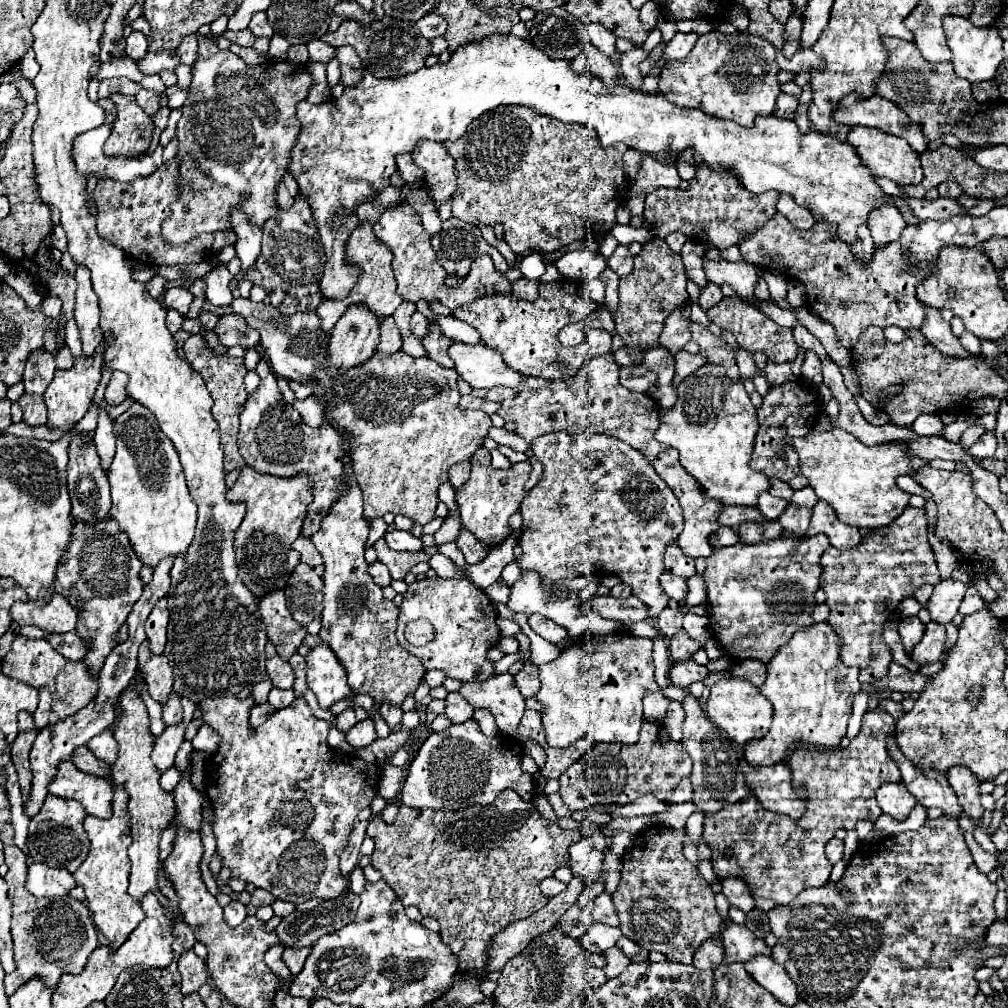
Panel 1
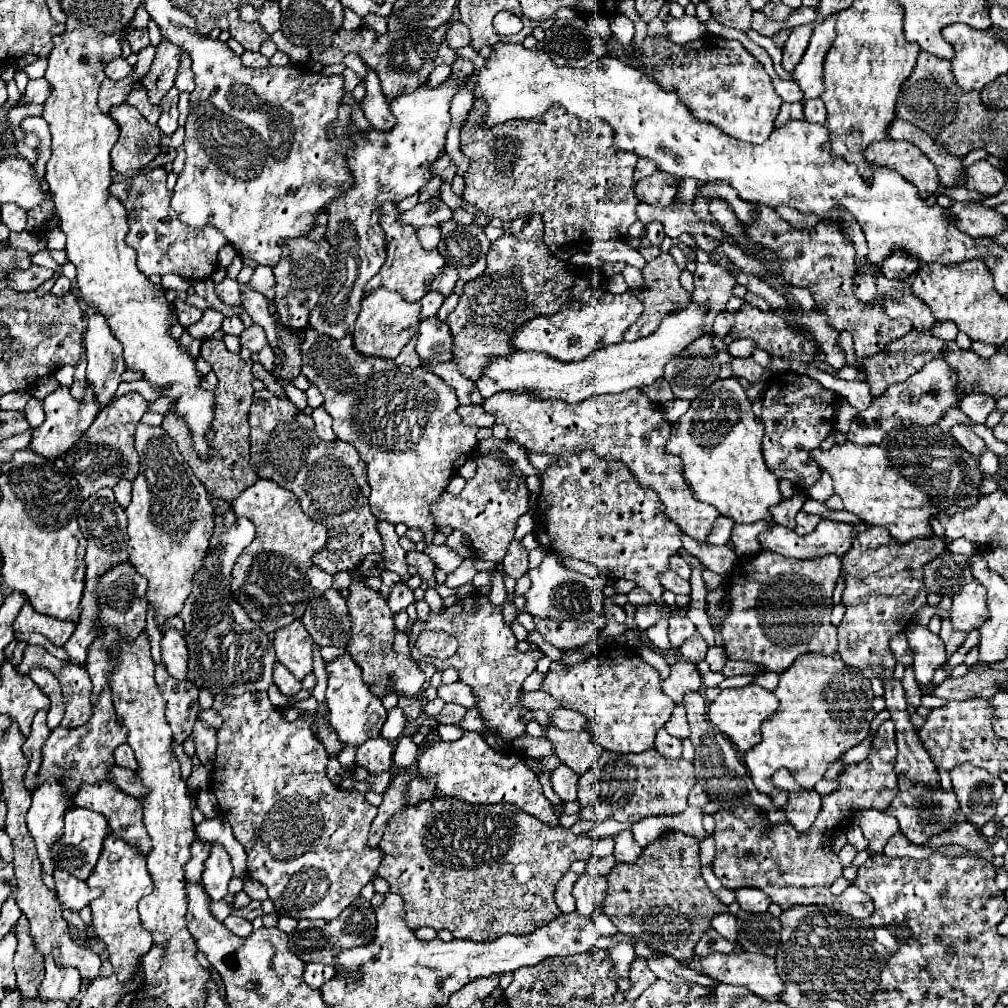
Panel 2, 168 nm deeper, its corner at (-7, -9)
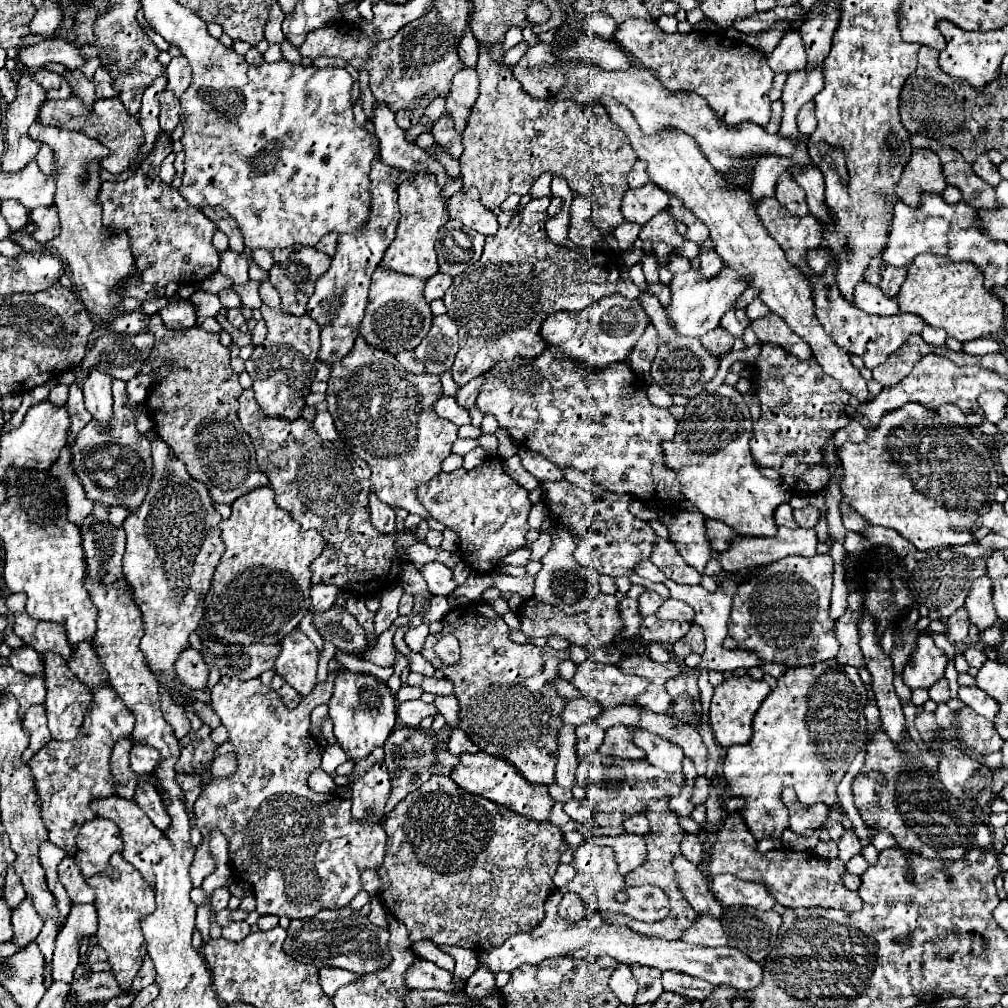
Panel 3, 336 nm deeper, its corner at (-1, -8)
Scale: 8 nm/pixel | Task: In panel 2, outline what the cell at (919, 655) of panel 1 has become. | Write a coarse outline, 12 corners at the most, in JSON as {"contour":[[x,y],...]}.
{"contour":[[941,615],[939,637],[945,643],[947,657],[959,649],[965,633],[953,631],[949,617]]}

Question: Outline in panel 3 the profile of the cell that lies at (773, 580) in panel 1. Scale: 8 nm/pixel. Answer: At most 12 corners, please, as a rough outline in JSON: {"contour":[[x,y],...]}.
{"contour":[[787,556],[739,584],[739,650],[791,668],[835,658],[833,560]]}

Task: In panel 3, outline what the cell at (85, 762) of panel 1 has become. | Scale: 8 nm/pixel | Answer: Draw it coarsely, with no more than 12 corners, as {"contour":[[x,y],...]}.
{"contour":[[139,786],[135,802],[163,832],[169,830],[165,806],[153,786]]}

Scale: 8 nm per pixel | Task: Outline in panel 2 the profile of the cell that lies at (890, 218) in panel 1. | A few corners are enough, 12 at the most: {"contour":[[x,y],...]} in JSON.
{"contour":[[903,249],[891,251],[881,263],[887,279],[905,279],[919,261]]}

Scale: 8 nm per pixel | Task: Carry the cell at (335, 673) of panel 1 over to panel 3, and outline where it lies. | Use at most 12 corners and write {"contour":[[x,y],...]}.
{"contour":[[343,672],[329,716],[339,746],[363,760],[389,738],[387,682]]}

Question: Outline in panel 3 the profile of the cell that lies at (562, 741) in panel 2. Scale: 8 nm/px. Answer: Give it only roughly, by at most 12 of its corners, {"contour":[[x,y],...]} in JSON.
{"contour":[[595,722],[577,728],[577,756],[597,752],[605,730]]}

